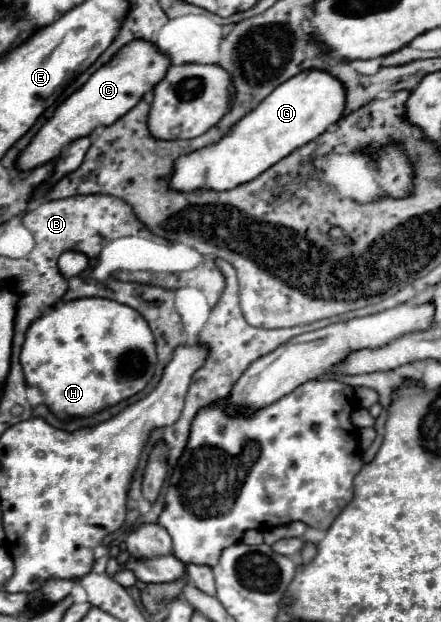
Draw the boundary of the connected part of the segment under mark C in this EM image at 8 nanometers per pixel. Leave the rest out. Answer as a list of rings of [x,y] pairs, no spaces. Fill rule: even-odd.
[[[138,38],[136,42],[130,42],[128,46],[120,48],[108,64],[98,68],[80,90],[70,94],[54,110],[52,118],[46,120],[46,124],[32,138],[32,142],[20,152],[20,156],[16,160],[16,168],[20,172],[30,172],[38,166],[50,164],[74,140],[90,136],[98,126],[114,124],[120,116],[124,116],[128,110],[132,110],[146,92],[154,90],[154,86],[164,78],[168,68],[170,68],[168,56],[162,54],[152,42],[148,42],[144,38]]]

